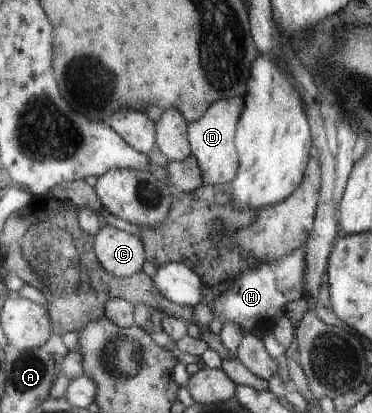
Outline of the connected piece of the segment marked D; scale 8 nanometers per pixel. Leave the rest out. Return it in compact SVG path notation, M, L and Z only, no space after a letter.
M232 98L232 100L220 100L211 105L206 116L188 124L188 138L191 139L191 155L199 162L203 171L204 185L228 184L238 174L239 156L234 142L236 124L242 111L244 100Z

